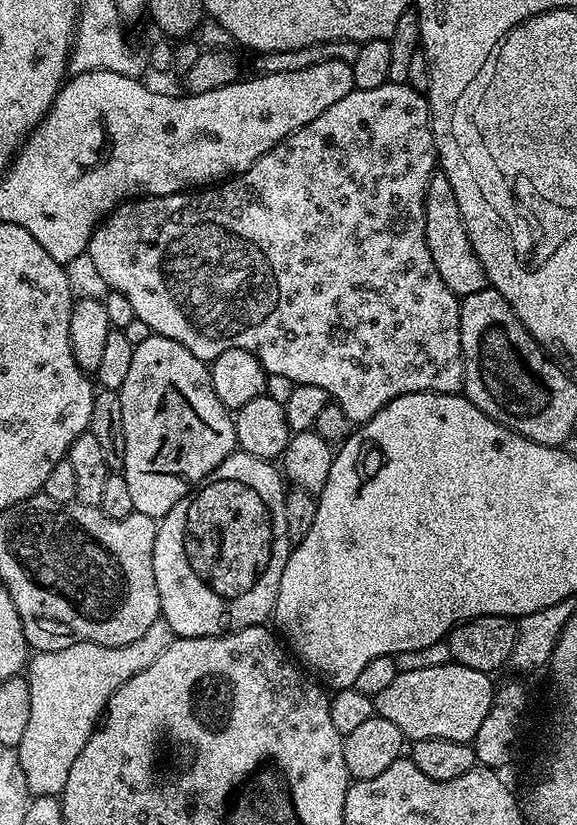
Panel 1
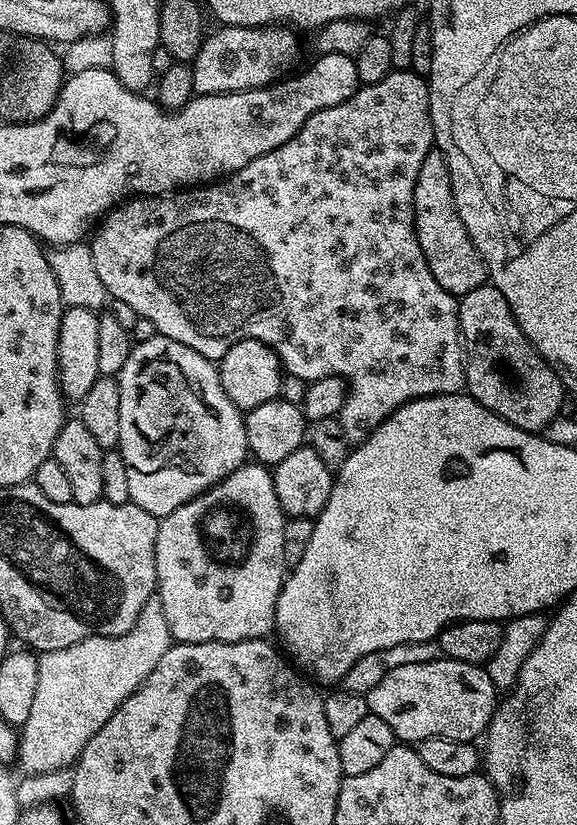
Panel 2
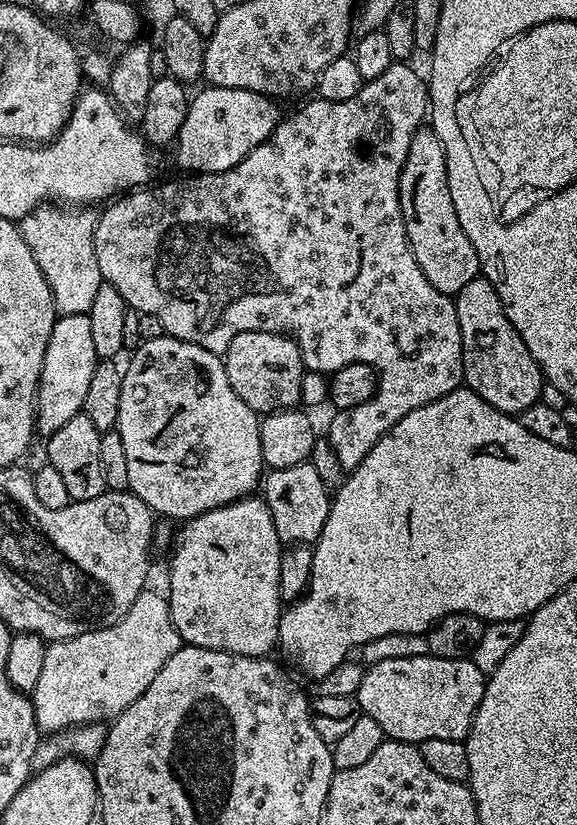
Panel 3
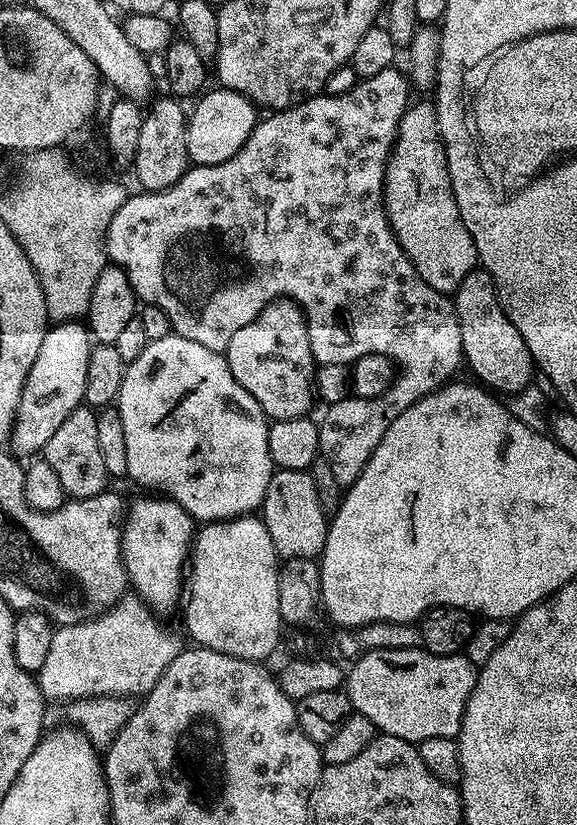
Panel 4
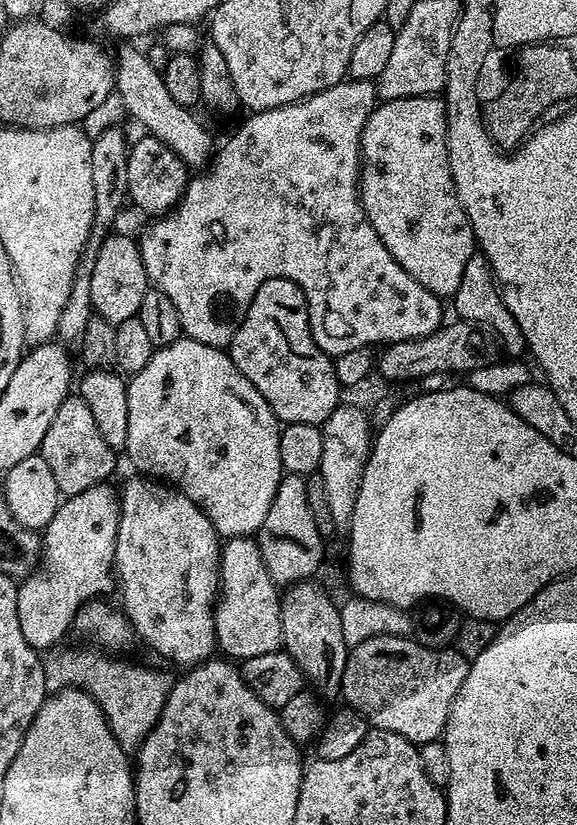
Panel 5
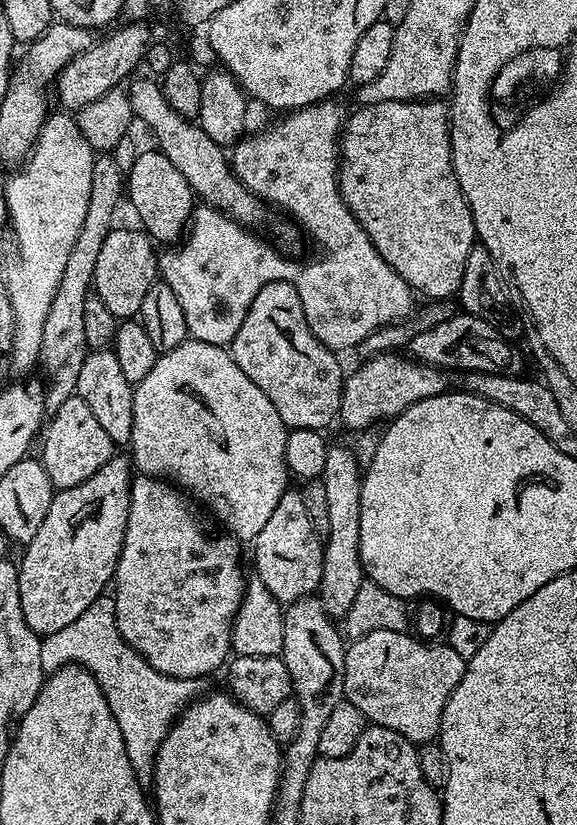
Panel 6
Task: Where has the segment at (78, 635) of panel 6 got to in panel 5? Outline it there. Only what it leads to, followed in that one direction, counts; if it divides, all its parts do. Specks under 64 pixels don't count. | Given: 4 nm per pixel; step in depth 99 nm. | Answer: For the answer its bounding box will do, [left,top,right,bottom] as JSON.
[43,646,174,754]

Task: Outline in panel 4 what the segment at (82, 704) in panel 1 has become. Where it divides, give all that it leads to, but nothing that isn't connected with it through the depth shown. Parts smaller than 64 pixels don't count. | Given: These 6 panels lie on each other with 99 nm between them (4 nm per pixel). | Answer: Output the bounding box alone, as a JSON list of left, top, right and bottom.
[38,594,182,701]

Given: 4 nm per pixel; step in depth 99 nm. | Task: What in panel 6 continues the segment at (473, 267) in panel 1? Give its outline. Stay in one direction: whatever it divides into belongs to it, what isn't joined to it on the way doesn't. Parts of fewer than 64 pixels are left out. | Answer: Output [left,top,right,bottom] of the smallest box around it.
[338,98,477,302]

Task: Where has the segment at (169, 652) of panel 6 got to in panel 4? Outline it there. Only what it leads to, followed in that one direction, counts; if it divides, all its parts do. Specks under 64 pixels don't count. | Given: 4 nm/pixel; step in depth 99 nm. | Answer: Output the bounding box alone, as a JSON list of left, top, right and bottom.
[122,494,194,613]

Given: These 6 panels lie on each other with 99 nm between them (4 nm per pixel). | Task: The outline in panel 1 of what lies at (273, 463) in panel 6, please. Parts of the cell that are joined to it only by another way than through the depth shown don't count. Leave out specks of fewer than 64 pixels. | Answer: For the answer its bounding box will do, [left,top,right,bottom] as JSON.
[119,334,237,518]

